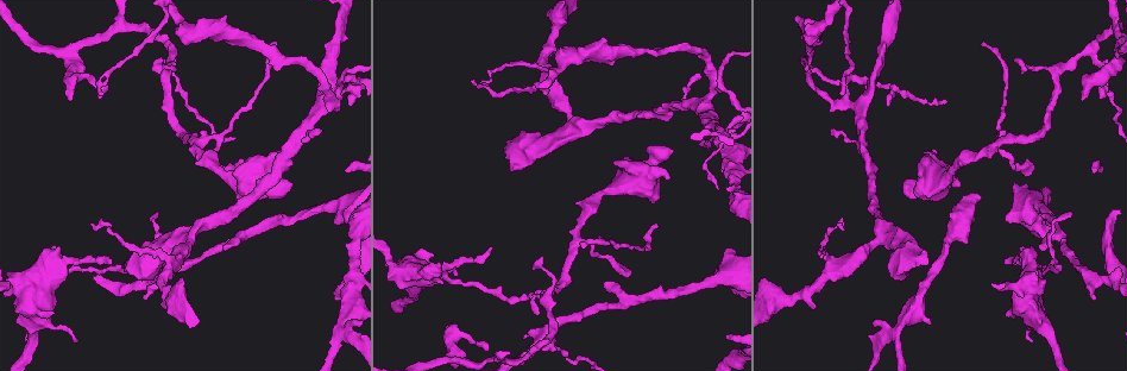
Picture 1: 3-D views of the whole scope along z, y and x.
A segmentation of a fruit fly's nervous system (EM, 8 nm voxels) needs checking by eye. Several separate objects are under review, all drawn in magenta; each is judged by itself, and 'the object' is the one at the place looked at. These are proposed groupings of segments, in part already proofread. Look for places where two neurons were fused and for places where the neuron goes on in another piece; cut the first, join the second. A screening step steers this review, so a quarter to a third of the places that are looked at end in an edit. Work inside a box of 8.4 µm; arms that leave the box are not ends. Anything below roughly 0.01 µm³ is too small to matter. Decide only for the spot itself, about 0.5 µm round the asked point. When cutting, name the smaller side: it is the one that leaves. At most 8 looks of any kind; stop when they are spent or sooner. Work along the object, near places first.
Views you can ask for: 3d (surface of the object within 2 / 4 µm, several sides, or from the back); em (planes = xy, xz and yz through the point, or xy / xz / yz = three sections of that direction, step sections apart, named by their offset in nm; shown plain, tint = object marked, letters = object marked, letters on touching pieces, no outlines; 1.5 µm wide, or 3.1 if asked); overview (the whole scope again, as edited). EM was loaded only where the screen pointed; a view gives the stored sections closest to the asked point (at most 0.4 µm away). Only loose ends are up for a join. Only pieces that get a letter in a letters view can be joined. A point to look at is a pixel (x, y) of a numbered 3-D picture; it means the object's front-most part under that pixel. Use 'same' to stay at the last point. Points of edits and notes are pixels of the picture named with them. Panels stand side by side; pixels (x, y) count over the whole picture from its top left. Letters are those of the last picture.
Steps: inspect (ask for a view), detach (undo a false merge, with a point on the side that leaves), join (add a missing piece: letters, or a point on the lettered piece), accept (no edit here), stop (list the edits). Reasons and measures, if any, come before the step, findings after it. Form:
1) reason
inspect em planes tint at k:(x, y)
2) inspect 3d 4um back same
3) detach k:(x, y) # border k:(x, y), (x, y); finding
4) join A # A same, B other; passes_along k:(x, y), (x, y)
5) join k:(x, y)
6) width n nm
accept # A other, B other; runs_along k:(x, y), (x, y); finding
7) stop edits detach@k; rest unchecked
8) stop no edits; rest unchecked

free end
inspect em planes letters at 1:(110, 264)

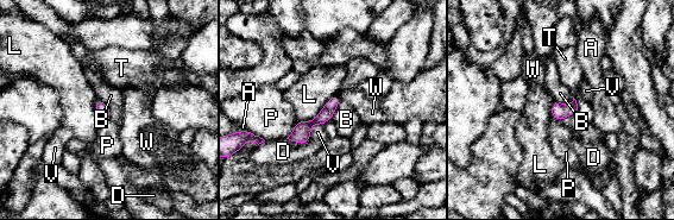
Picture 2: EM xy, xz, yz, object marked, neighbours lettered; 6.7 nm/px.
accept # A other, B other, D other, L other, P other, T other, V other, W other; runs_along 2:(336, 99), (319, 119), (293, 137); no lettered piece goes on from it

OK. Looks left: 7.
a fork
inspect em yz step 4 tint at 1:(1091, 51)

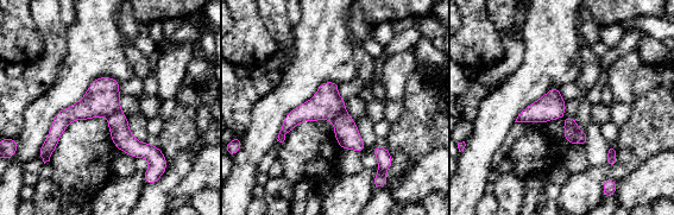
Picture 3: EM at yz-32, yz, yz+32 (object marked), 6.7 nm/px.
see the neighbours
inspect em yz step 4 letters same

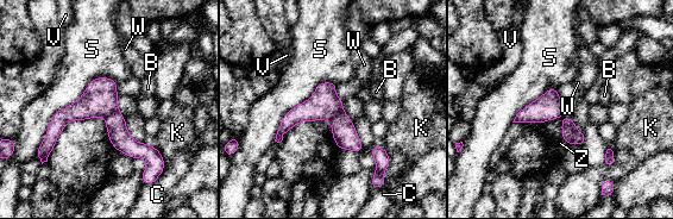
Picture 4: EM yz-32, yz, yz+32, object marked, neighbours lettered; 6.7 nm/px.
detach 4:(115, 123) # B other, C other, K other, S other, V other, W other, Z other; a second neuron is stuck on

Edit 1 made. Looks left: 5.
inspect em planes letters at 1:(537, 313)

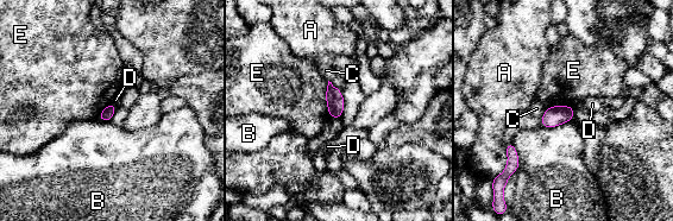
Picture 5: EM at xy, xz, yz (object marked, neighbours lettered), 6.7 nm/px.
accept # A other, B other, C other, D other, E other; border 5:(571, 120), (551, 127), (541, 127); none of them fits

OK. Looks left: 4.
stop edits detach@4; rest unchecked

